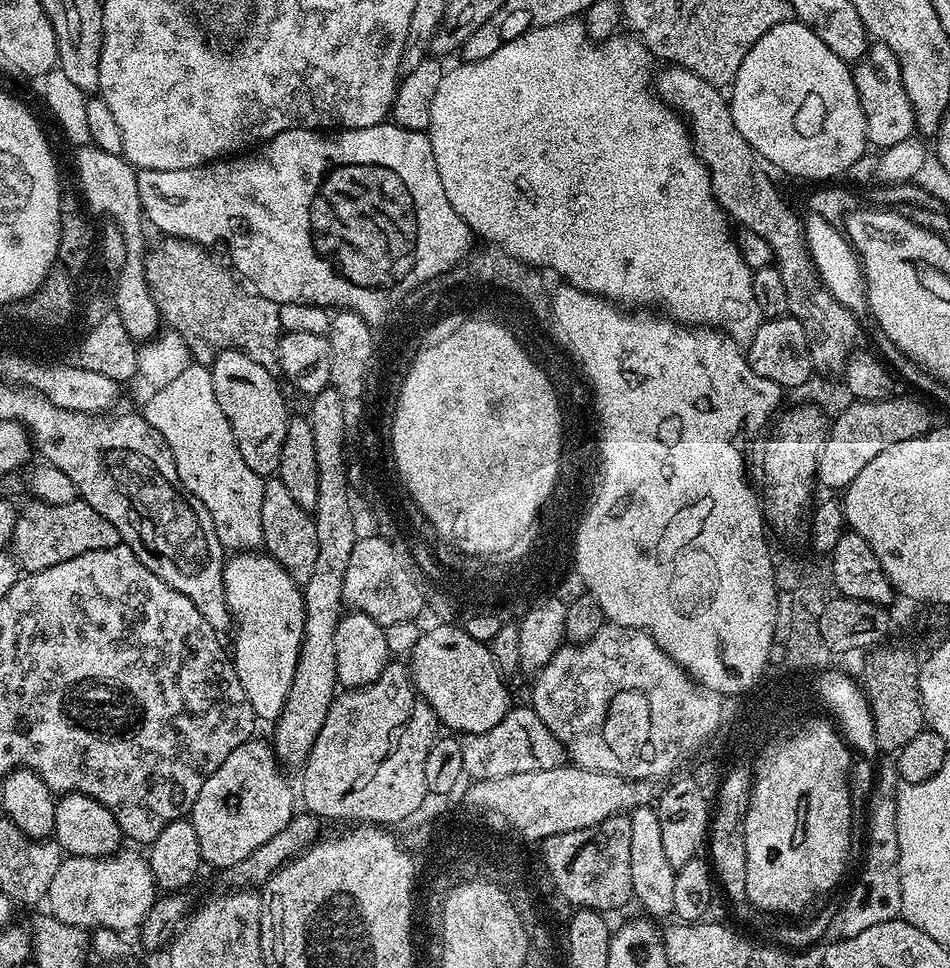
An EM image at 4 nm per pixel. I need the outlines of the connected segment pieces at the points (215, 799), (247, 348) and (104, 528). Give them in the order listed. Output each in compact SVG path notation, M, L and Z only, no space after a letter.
M253 738L238 746L202 784L188 818L198 837L201 859L217 870L229 868L274 838L295 815L296 794L282 774L276 753L267 742Z
M164 238L161 241L157 248L149 247L144 256L146 282L160 311L161 321L185 340L191 359L197 364L208 366L220 352L227 348L237 348L239 352L254 358L254 362L265 366L275 365L276 347L282 335L280 305L257 296L255 291L243 292L236 285L237 277L227 267L224 269L214 257L208 256L207 247L175 238Z
M79 498L62 505L31 503L19 509L10 543L12 556L25 573L46 570L46 566L70 562L70 558L78 558L78 554L86 554L90 550L106 550L121 543L118 530L114 530L114 526L110 526L110 522L106 522L98 510Z

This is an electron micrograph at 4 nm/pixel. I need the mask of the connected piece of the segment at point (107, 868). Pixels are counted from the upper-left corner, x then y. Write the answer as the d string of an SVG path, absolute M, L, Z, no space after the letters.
M121 850L113 856L69 856L58 866L46 897L47 911L58 922L91 930L109 928L121 934L139 929L158 899L156 879L147 859Z

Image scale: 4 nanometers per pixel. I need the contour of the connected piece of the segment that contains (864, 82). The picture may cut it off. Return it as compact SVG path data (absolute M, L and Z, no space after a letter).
M873 43L864 53L864 59L855 61L852 77L858 90L858 98L862 102L862 114L866 118L868 143L873 149L883 150L898 146L898 142L914 135L914 110L910 106L906 86L902 86L900 63L898 58L894 58L894 50L890 50L890 46Z

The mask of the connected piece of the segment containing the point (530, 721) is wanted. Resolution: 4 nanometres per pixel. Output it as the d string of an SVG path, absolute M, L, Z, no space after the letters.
M531 706L513 707L498 726L482 734L464 736L462 746L462 766L464 776L472 780L506 778L506 774L530 774L534 770L554 770L565 763L564 747L546 730L542 718Z

